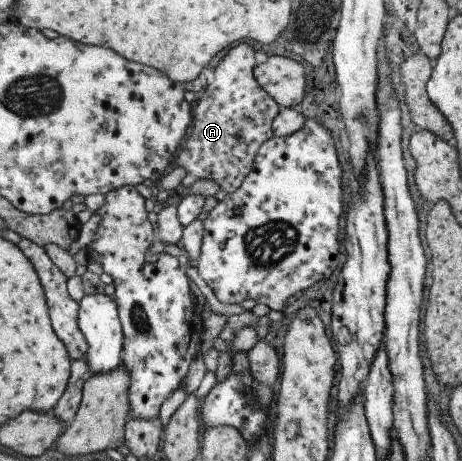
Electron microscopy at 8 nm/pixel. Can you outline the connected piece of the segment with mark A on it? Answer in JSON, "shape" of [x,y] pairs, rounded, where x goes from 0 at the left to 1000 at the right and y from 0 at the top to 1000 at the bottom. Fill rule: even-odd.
{"shape":[[[539,95],[496,104],[465,150],[448,158],[448,187],[416,228],[413,278],[368,362],[405,360],[416,401],[422,390],[461,390],[487,421],[509,416],[539,377],[561,317],[589,299],[587,265],[604,234],[548,169],[548,115]]]}

